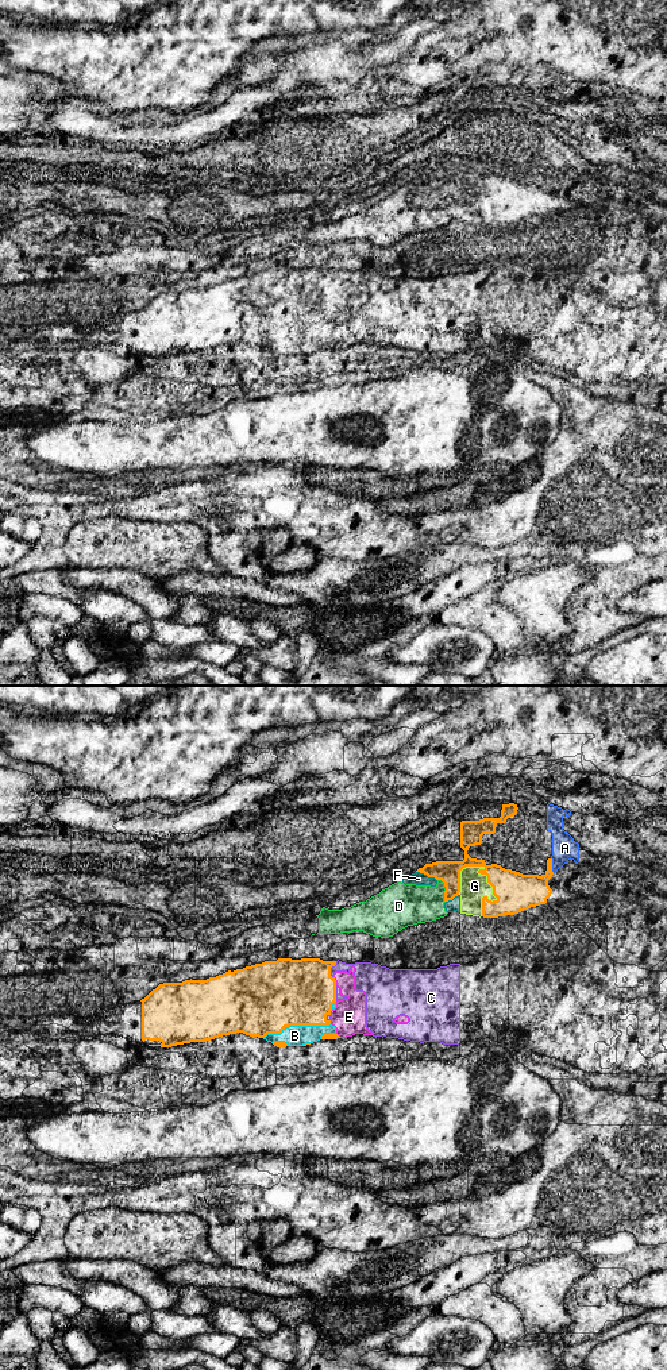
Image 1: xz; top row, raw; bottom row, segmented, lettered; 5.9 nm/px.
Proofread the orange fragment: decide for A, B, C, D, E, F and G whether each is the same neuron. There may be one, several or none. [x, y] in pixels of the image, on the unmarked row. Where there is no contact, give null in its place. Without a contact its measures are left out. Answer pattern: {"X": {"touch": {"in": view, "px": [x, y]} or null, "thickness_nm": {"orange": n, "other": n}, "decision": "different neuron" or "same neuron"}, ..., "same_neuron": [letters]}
{"A": {"touch": {"in": "xz", "px": [551, 174]}, "thickness_nm": {"orange": 220, "other": 150}, "decision": "different neuron"}, "B": {"touch": {"in": "xz", "px": [296, 334]}, "thickness_nm": {"orange": 420, "other": 130}, "decision": "same neuron"}, "C": {"touch": {"in": "xz", "px": [330, 278]}, "thickness_nm": {"orange": 400, "other": 180}, "decision": "same neuron"}, "D": {"touch": {"in": "xz", "px": [446, 199]}, "thickness_nm": {"orange": 140, "other": 240}, "decision": "different neuron"}, "E": {"touch": {"in": "xz", "px": [335, 289]}, "thickness_nm": {"orange": 400, "other": 200}, "decision": "same neuron"}, "F": {"touch": {"in": "xz", "px": [427, 184]}, "thickness_nm": {"orange": 140, "other": 80}, "decision": "different neuron"}, "G": {"touch": {"in": "xz", "px": [493, 200]}, "thickness_nm": {"orange": 240, "other": 160}, "decision": "different neuron"}, "same_neuron": ["B", "C", "E"]}

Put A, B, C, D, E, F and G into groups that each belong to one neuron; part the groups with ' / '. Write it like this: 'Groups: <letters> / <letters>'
Groups: A / B C E / D F G

